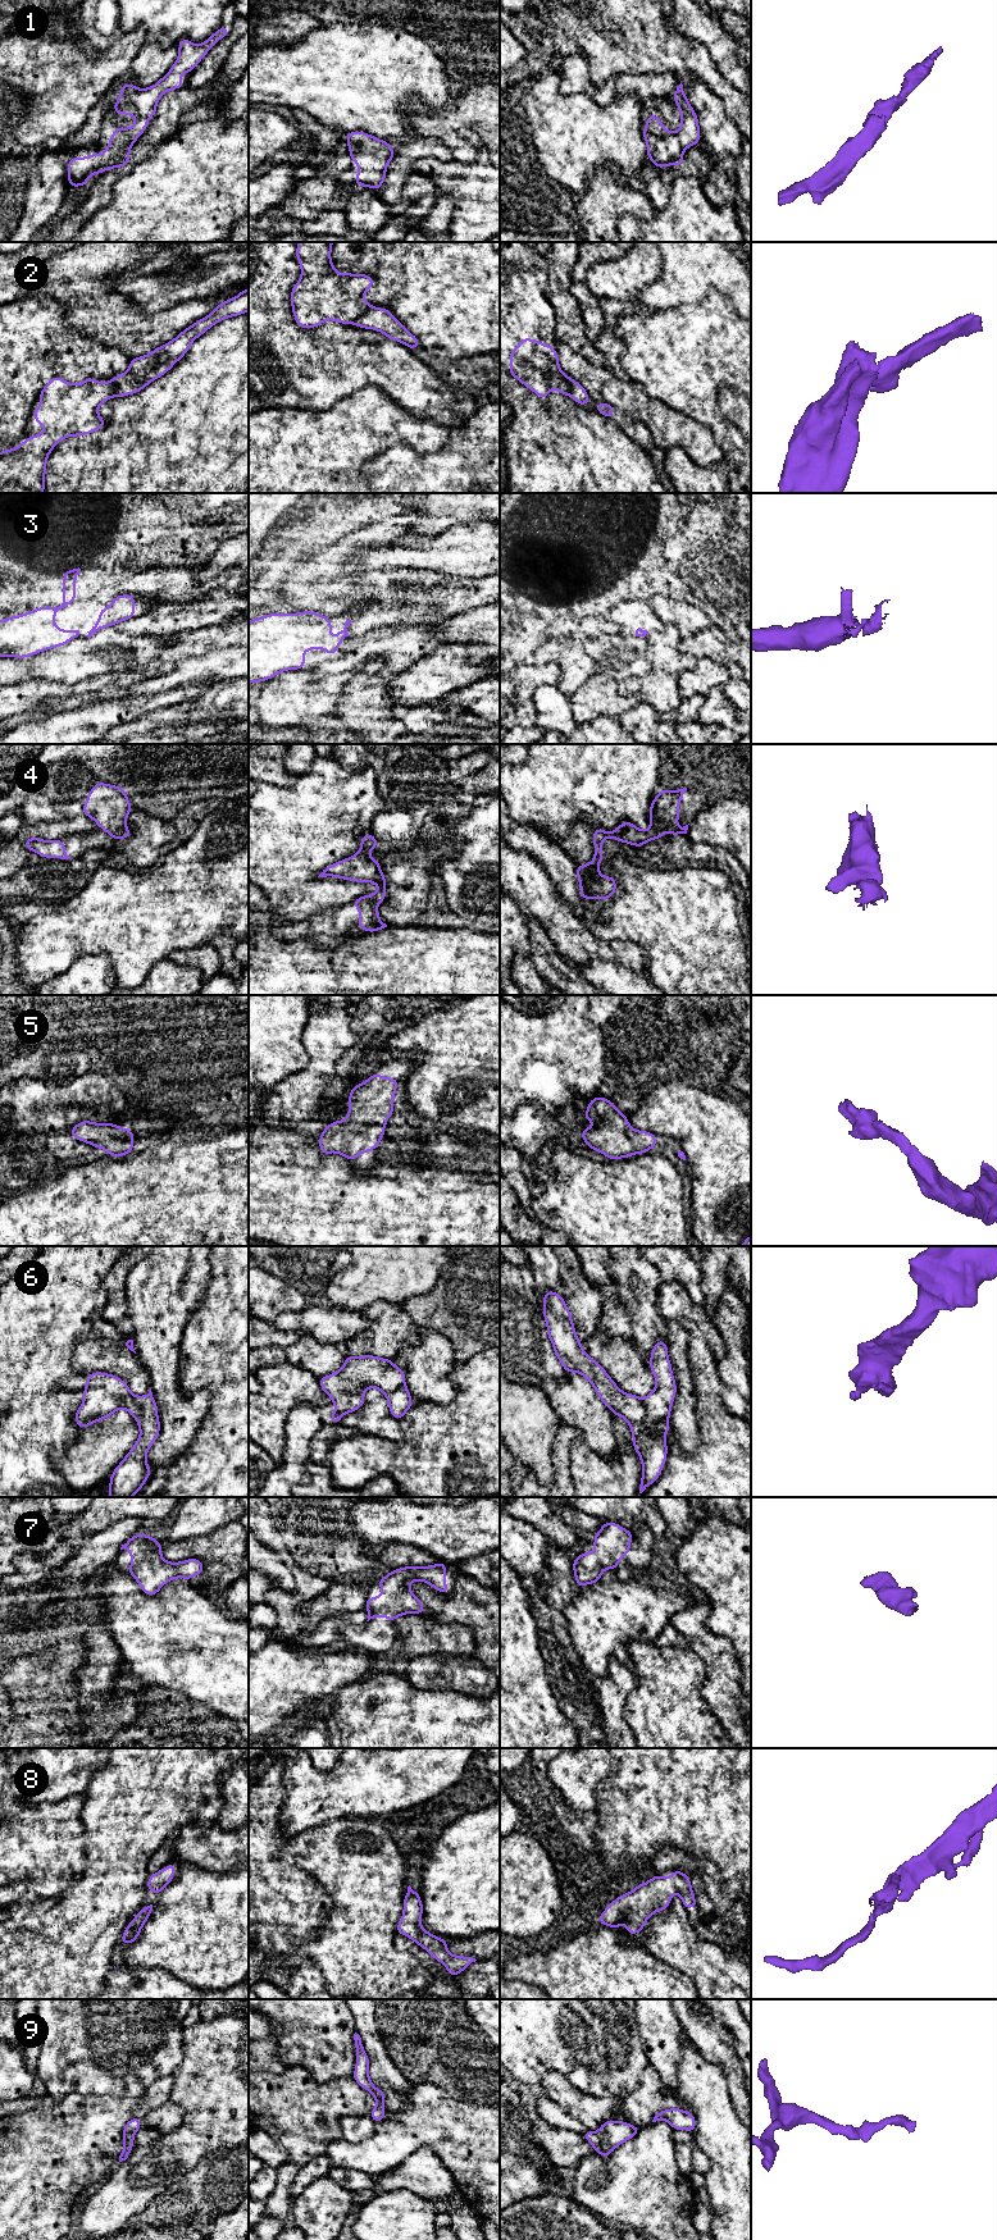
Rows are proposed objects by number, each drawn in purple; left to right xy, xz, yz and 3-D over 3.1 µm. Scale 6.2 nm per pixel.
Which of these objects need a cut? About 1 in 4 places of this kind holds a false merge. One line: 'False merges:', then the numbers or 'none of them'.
False merges: 2, 6

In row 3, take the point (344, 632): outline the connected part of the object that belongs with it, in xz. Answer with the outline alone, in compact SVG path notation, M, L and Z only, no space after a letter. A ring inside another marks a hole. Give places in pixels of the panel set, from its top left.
M313 611L297 613L268 613L249 621L249 683L263 683L287 670L301 670L306 661L304 654L308 649L325 649L328 656L334 656L338 645L349 637L347 626L351 620L346 620L345 628L338 630L338 635L331 637L332 621L329 617Z

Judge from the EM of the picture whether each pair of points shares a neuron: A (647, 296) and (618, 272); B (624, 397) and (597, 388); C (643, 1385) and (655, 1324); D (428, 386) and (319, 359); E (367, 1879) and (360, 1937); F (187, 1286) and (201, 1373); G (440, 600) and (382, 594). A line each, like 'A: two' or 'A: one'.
A: two
B: one
C: two
D: one
E: one
F: two
G: one

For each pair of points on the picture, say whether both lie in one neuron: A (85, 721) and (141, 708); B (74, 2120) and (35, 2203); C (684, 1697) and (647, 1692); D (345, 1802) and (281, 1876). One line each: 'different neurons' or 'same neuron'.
A: same neuron
B: same neuron
C: same neuron
D: different neurons

